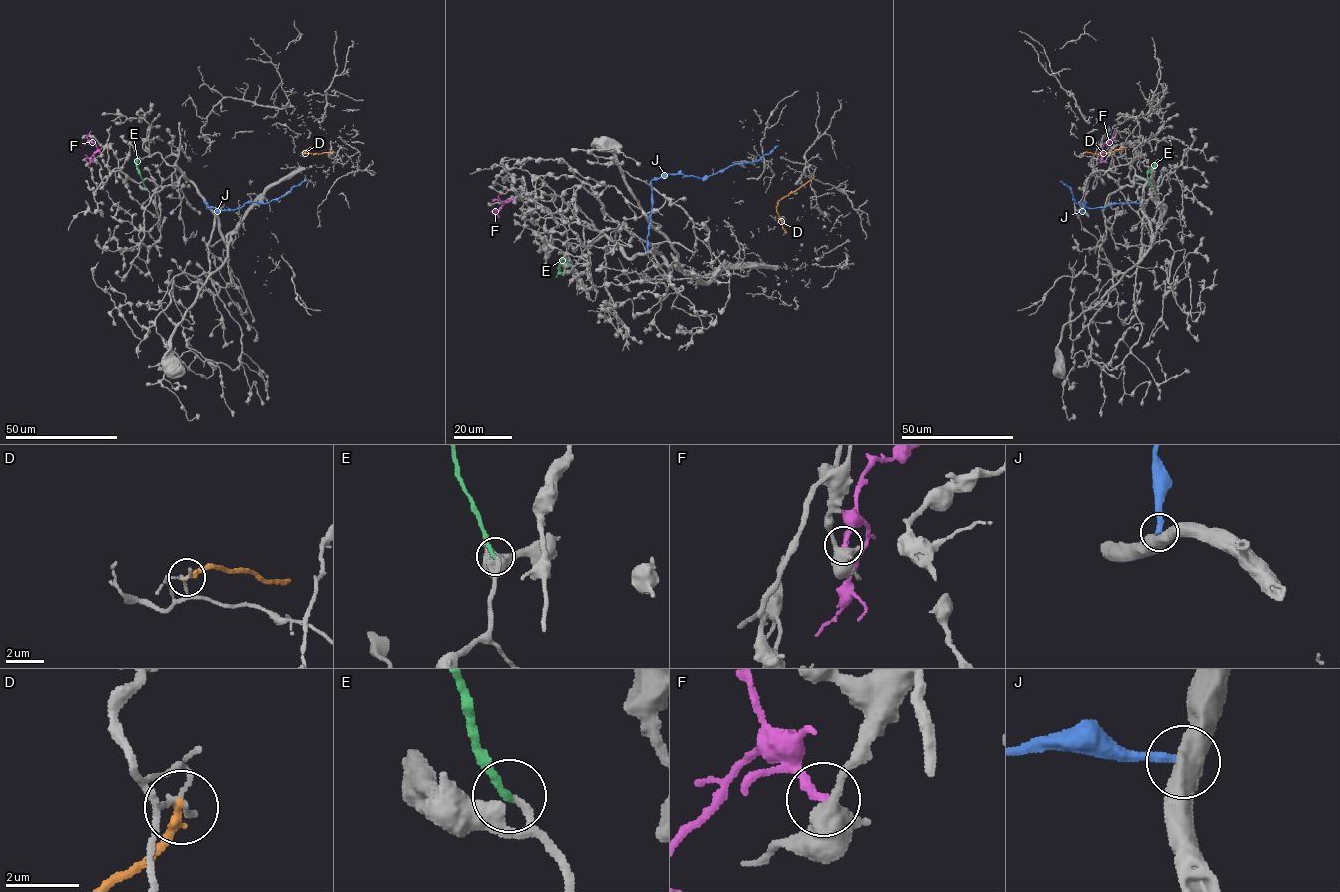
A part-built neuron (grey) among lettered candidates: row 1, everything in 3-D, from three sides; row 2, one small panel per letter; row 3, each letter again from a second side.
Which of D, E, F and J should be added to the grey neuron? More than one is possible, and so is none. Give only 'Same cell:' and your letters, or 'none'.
Same cell: E

